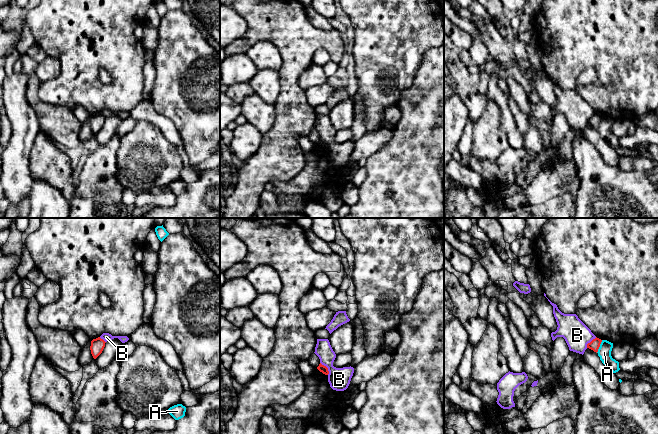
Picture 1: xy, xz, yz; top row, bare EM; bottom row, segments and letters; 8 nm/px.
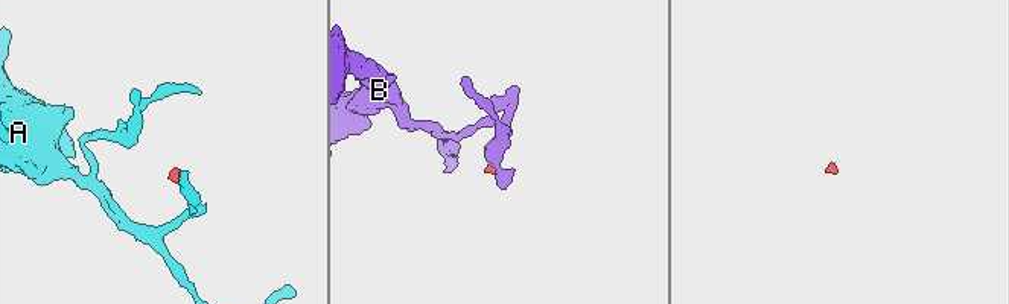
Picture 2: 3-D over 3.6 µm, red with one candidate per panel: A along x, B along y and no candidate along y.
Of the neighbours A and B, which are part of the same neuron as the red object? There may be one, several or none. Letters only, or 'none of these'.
A

